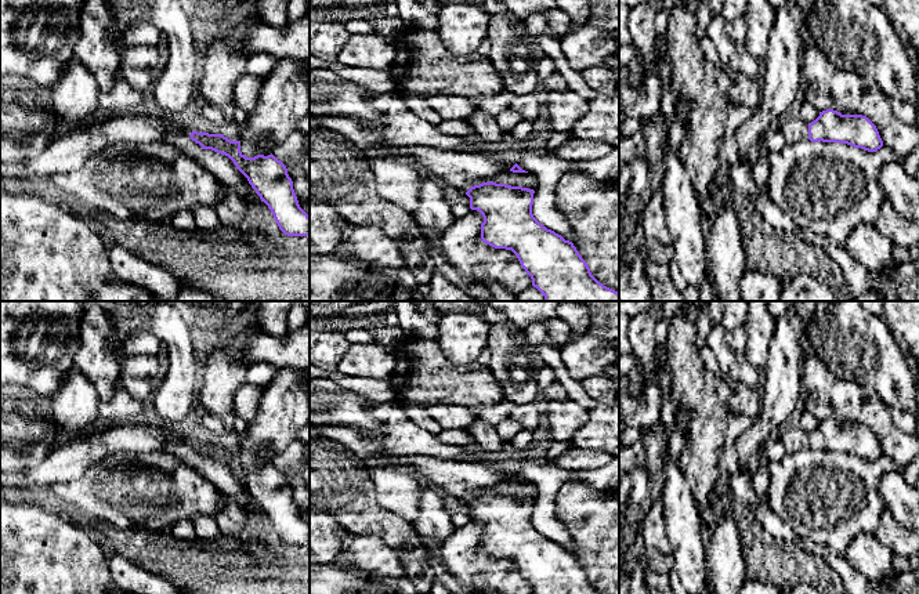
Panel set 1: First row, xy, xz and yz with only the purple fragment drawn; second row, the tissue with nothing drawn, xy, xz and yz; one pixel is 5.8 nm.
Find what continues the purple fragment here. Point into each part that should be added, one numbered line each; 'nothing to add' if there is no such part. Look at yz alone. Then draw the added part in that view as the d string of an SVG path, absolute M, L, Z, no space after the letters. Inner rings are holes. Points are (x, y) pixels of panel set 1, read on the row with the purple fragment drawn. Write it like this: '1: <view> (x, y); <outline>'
1: yz (795, 130); M802 117L789 119L788 122L781 123L779 130L784 134L788 146L808 140L808 123Z

